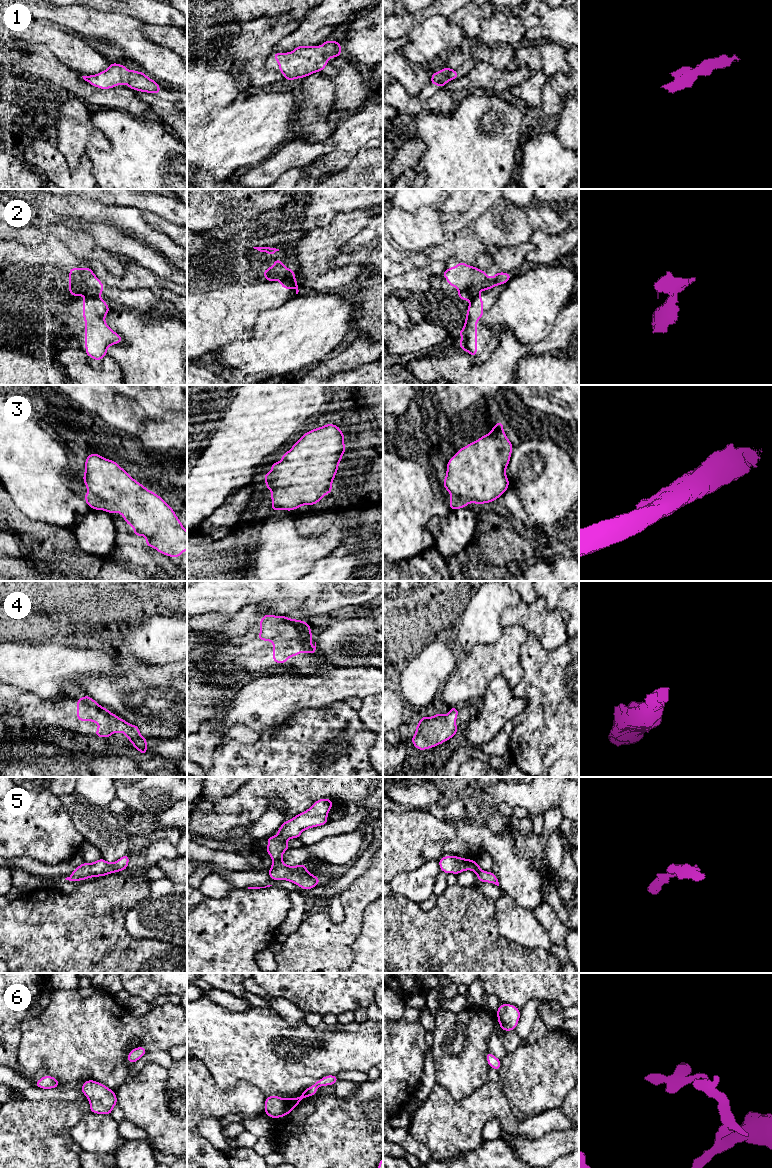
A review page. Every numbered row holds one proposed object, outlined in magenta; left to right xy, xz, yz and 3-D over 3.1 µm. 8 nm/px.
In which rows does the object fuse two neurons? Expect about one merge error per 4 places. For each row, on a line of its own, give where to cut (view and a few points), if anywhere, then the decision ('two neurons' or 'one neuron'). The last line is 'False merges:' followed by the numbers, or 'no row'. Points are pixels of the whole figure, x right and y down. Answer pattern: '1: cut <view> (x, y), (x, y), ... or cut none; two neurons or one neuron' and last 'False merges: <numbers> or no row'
1: cut none; one neuron
2: cut xy (98, 296), (86, 298); two neurons
3: cut none; one neuron
4: cut none; one neuron
5: cut none; one neuron
6: cut none; one neuron
False merges: 2

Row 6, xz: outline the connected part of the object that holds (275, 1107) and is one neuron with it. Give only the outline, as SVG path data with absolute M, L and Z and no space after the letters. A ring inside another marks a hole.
M327 1075L319 1079L314 1085L304 1090L300 1097L282 1099L279 1096L267 1096L264 1113L270 1118L280 1118L288 1115L302 1099L314 1096L319 1086L334 1085L339 1079L335 1075Z

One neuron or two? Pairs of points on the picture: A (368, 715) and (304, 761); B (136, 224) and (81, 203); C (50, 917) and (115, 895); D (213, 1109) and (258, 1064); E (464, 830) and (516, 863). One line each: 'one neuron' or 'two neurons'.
A: two neurons
B: one neuron
C: one neuron
D: two neurons
E: one neuron

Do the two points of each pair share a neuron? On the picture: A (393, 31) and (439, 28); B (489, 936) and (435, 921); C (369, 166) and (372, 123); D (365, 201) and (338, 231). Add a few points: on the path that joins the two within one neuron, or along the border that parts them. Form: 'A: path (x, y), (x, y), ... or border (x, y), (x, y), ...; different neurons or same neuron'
A: border (430, 16), (416, 24), (407, 34); different neurons
B: path (476, 936), (450, 936), (448, 934); same neuron
C: border (372, 139), (354, 156); different neurons
D: border (372, 206), (367, 209), (343, 212), (335, 218); different neurons

